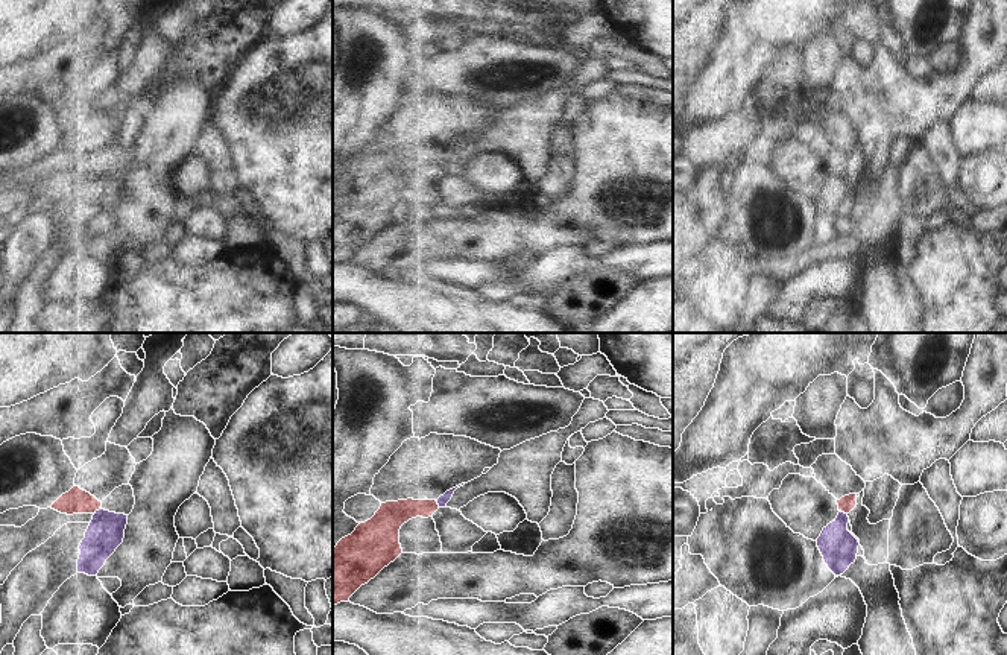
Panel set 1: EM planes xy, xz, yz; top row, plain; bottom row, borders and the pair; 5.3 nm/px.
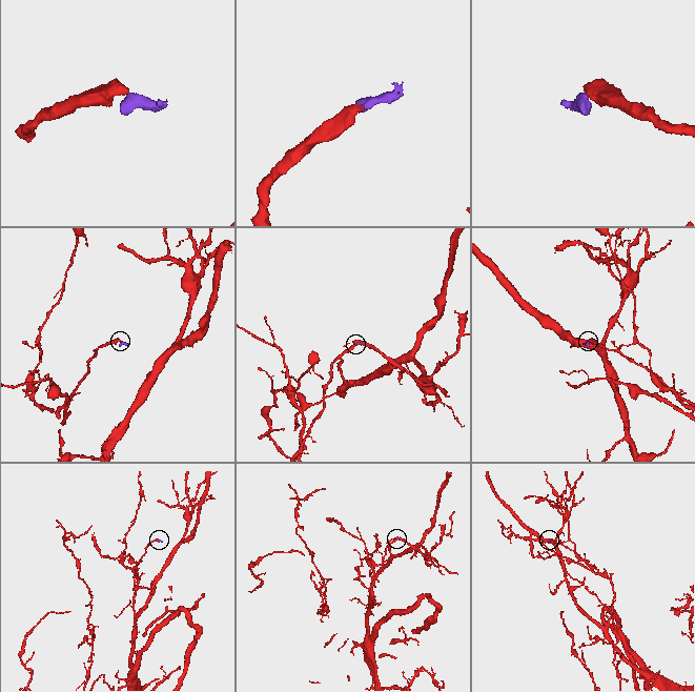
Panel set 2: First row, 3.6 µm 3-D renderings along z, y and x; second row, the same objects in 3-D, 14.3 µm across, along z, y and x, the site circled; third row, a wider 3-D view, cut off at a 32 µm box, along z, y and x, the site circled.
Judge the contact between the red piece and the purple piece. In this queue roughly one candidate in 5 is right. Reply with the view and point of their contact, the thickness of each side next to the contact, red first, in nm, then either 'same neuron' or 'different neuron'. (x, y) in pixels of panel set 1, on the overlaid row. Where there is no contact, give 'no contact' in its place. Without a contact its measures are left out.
xy (97, 509) | 140/190 nm | different neuron

